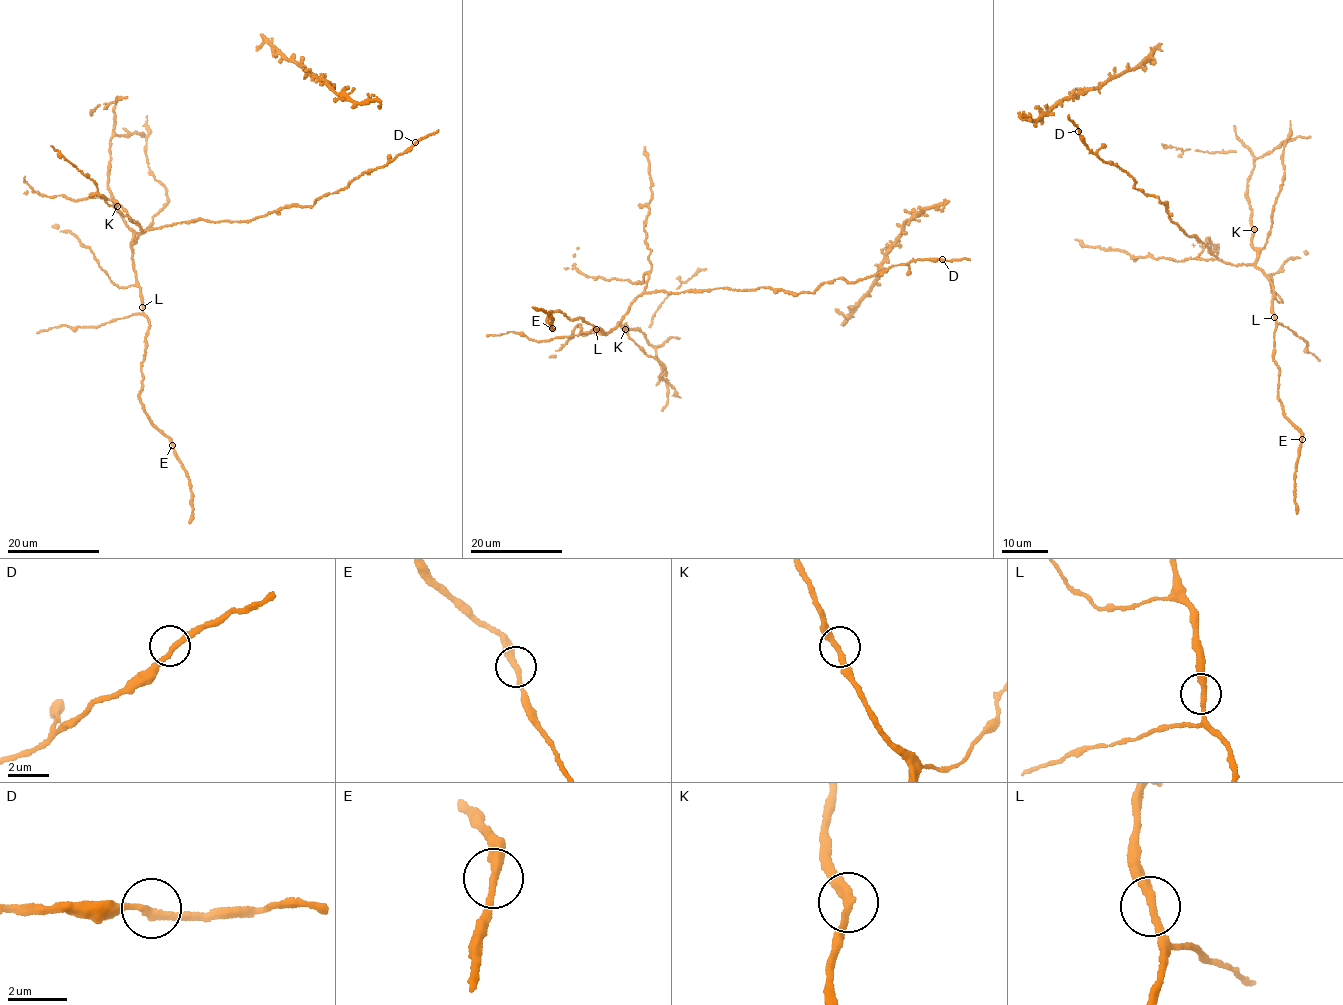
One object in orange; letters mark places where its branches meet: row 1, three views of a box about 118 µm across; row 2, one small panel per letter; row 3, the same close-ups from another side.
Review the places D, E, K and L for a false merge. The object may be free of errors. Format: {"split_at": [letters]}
{"split_at": []}

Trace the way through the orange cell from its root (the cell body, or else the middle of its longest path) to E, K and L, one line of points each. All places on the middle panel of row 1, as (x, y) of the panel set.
E: (768, 287), (643, 293), (605, 334), (579, 318), (569, 319), (559, 310), (549, 311), (545, 320), (552, 328)
K: (768, 287), (643, 293), (631, 303), (622, 318), (621, 324), (626, 329), (626, 325), (625, 329)
L: (768, 287), (737, 291), (722, 288), (668, 293), (651, 291), (636, 298), (610, 332), (605, 334), (596, 329)

